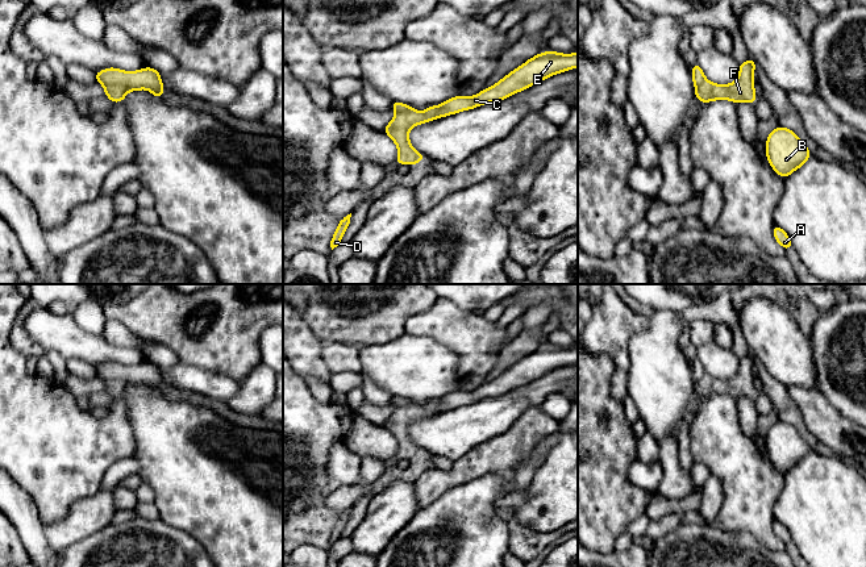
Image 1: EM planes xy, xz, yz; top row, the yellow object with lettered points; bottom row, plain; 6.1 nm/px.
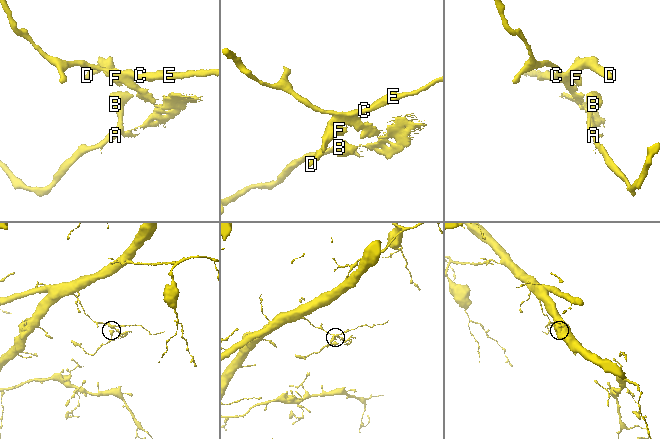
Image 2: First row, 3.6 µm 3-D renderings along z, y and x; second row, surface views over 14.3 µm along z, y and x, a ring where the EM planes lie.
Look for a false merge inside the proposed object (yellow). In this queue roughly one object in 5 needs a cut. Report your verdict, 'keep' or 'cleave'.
keep

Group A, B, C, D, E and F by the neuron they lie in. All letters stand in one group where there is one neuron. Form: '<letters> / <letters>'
A B C D E F

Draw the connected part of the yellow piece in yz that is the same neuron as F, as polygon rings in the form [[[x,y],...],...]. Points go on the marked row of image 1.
[[[750,57],[746,62],[738,63],[738,78],[730,84],[716,84],[705,79],[701,67],[695,63],[691,67],[692,83],[696,88],[695,97],[700,103],[711,103],[713,100],[730,100],[736,104],[741,101],[755,105],[754,89],[754,68],[757,63]]]

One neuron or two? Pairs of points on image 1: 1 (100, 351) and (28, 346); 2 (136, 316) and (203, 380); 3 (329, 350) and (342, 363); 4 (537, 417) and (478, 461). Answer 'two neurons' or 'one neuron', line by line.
1: two neurons
2: two neurons
3: one neuron
4: one neuron

